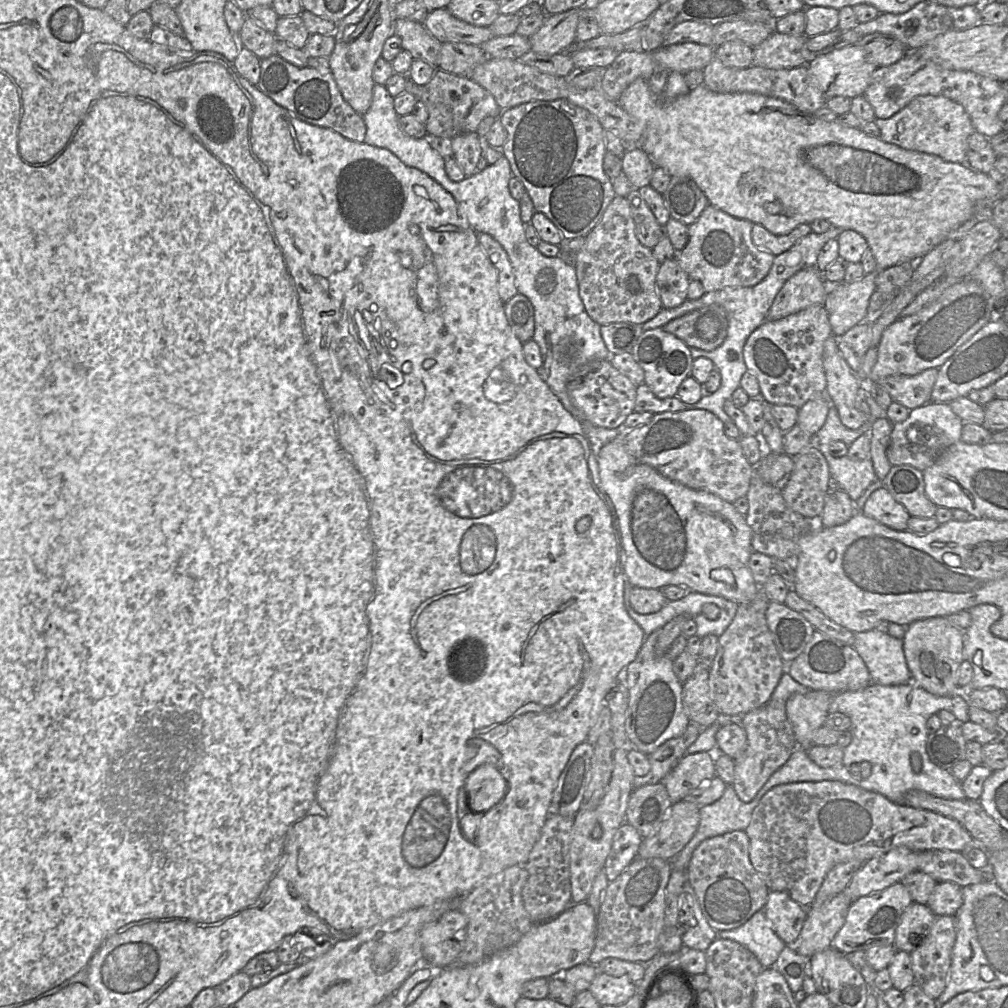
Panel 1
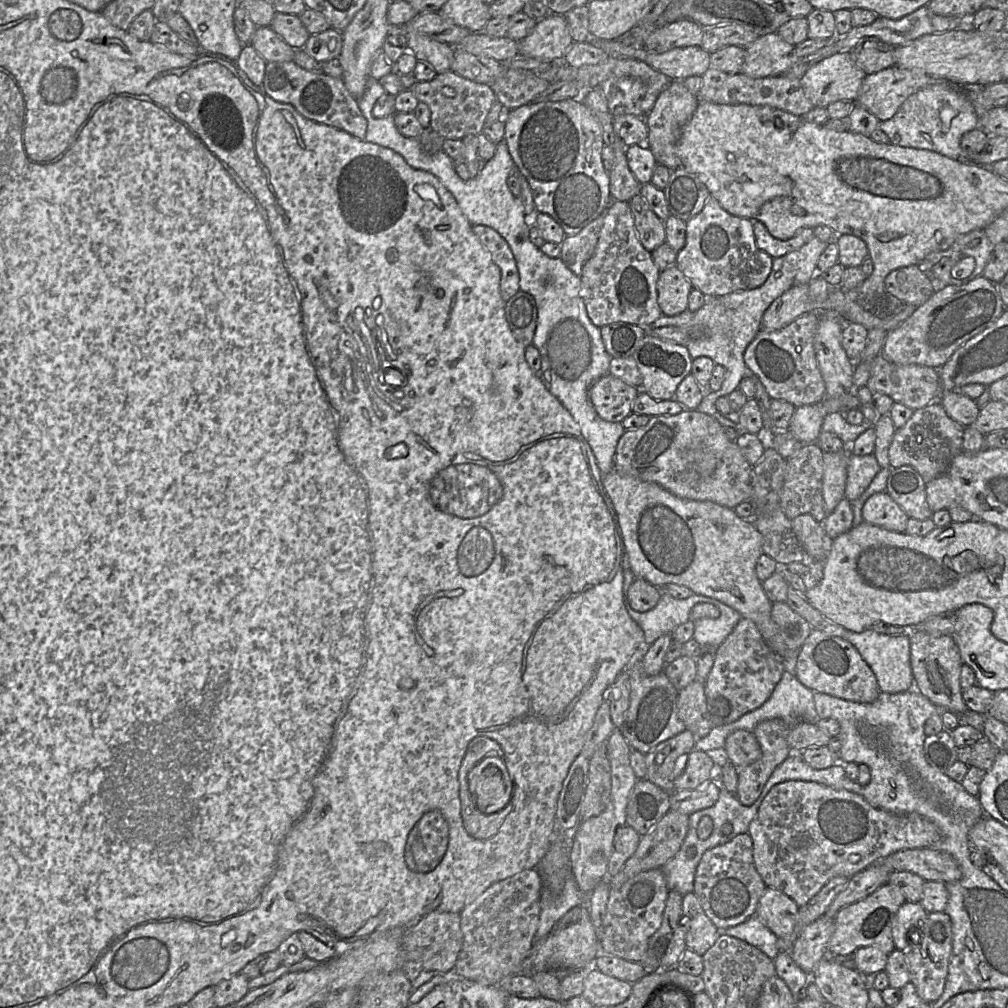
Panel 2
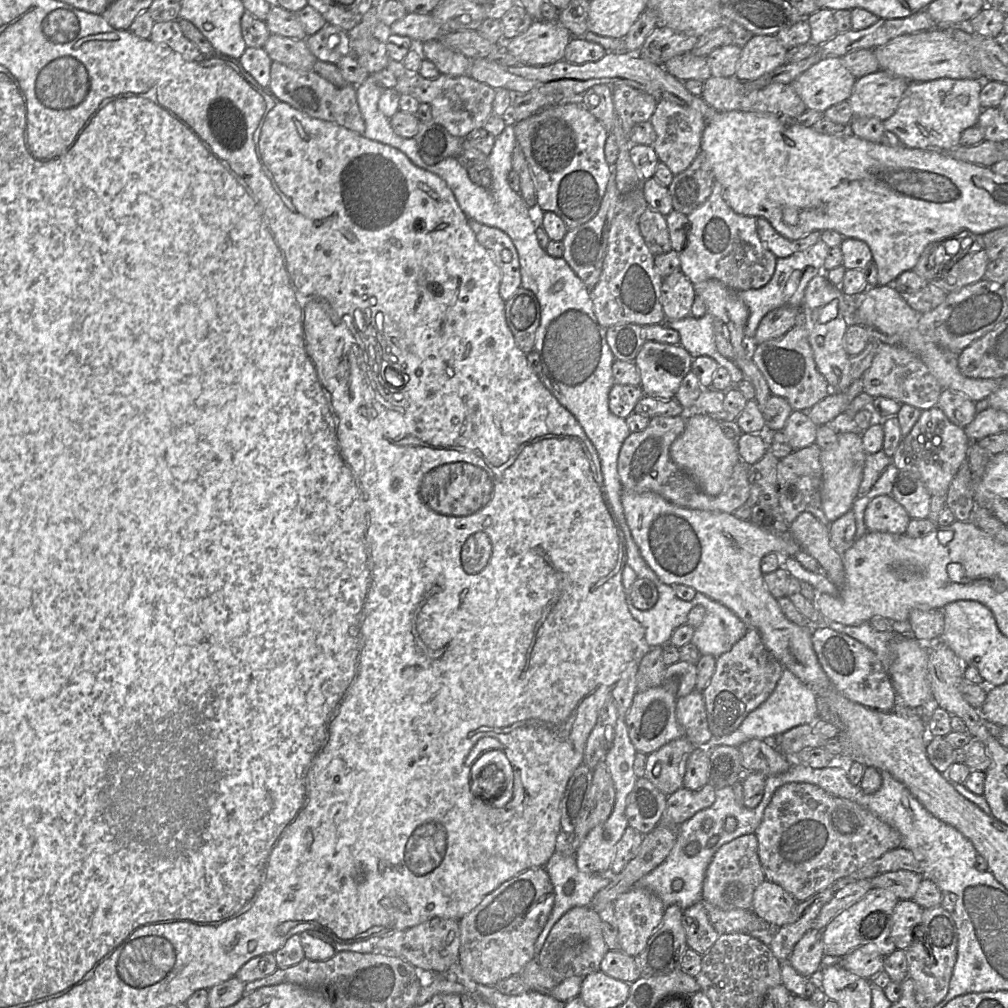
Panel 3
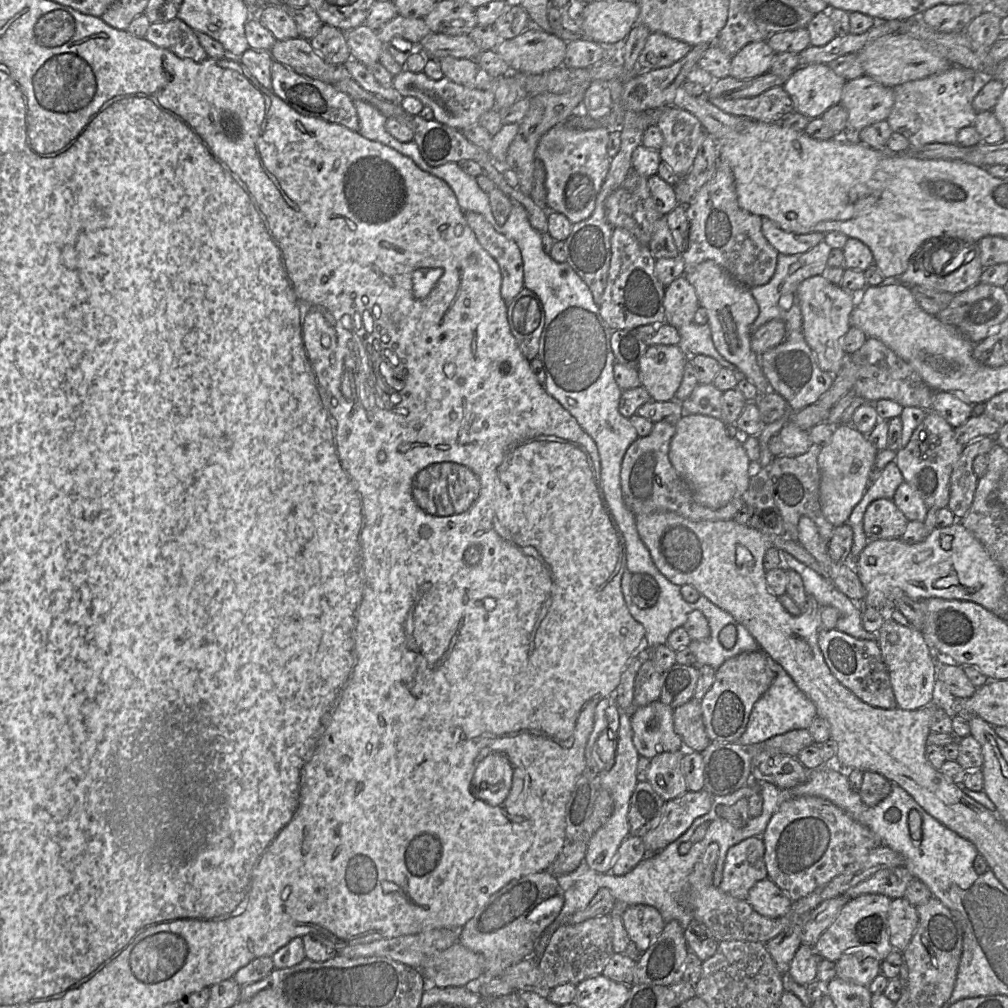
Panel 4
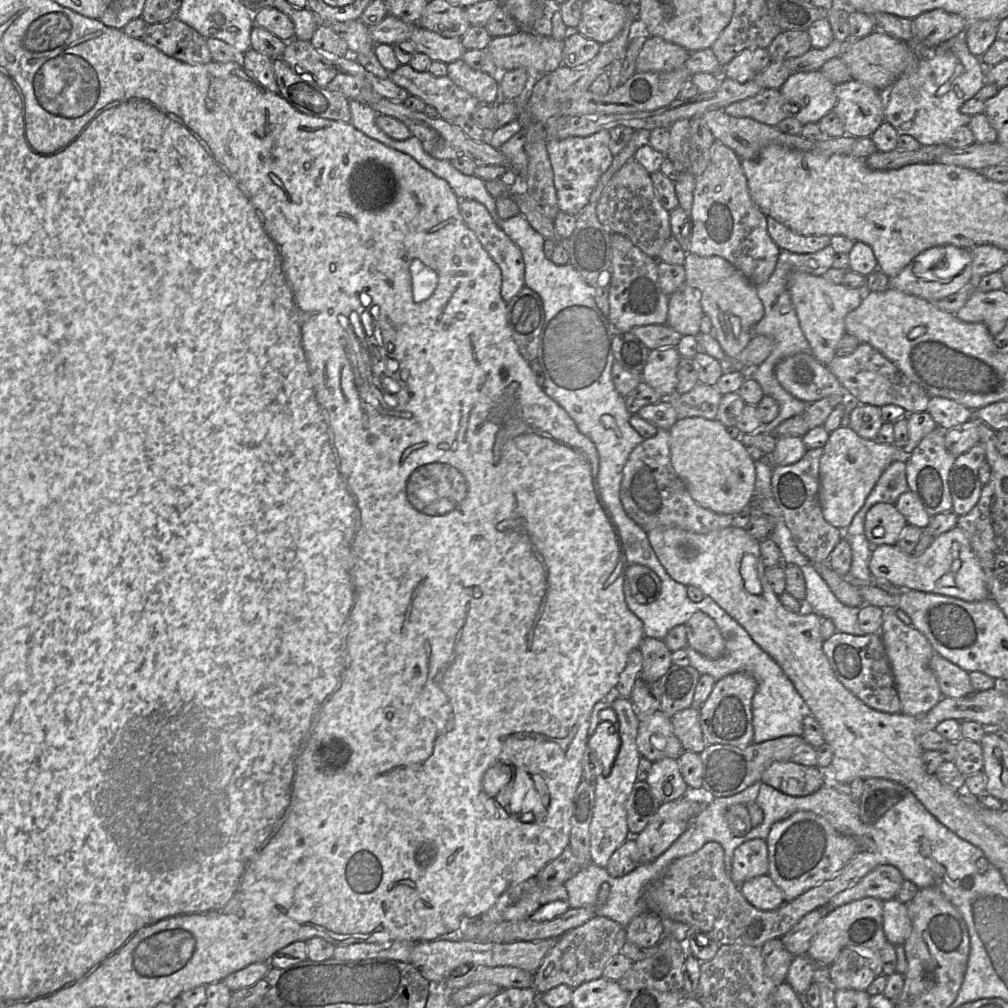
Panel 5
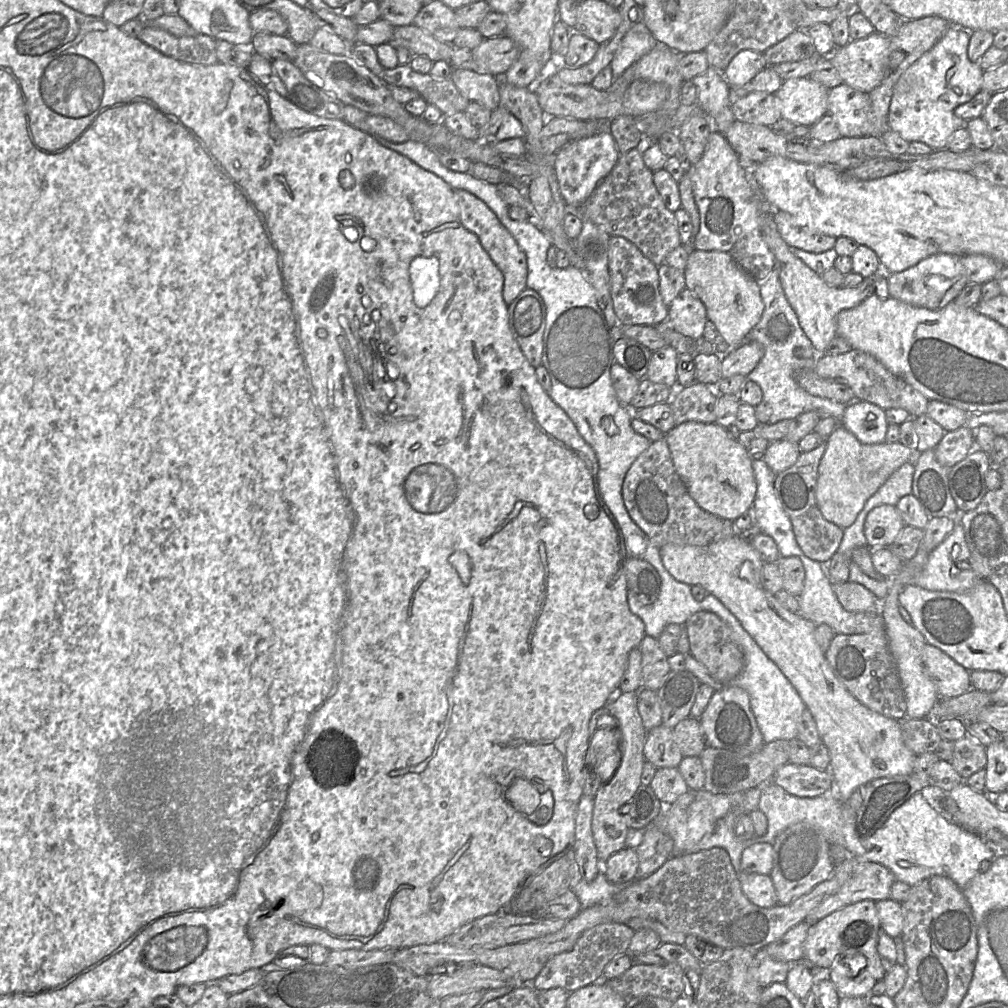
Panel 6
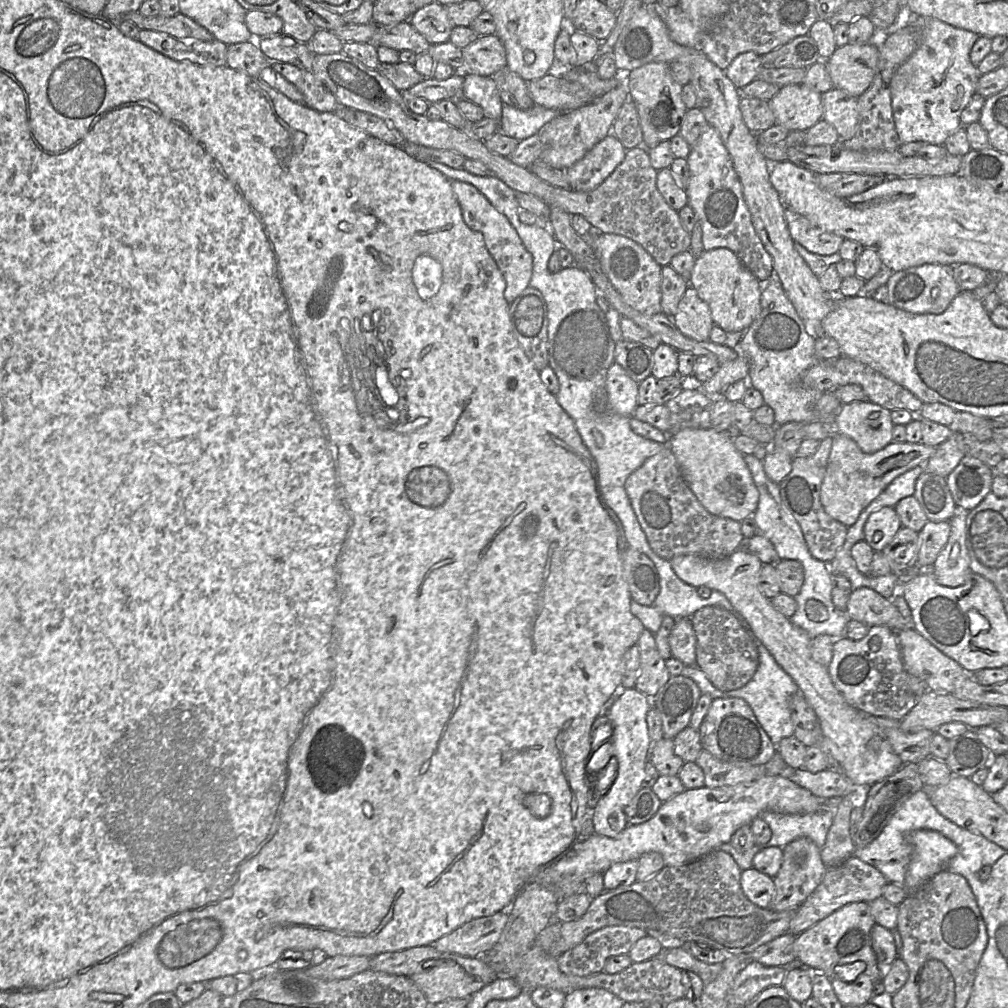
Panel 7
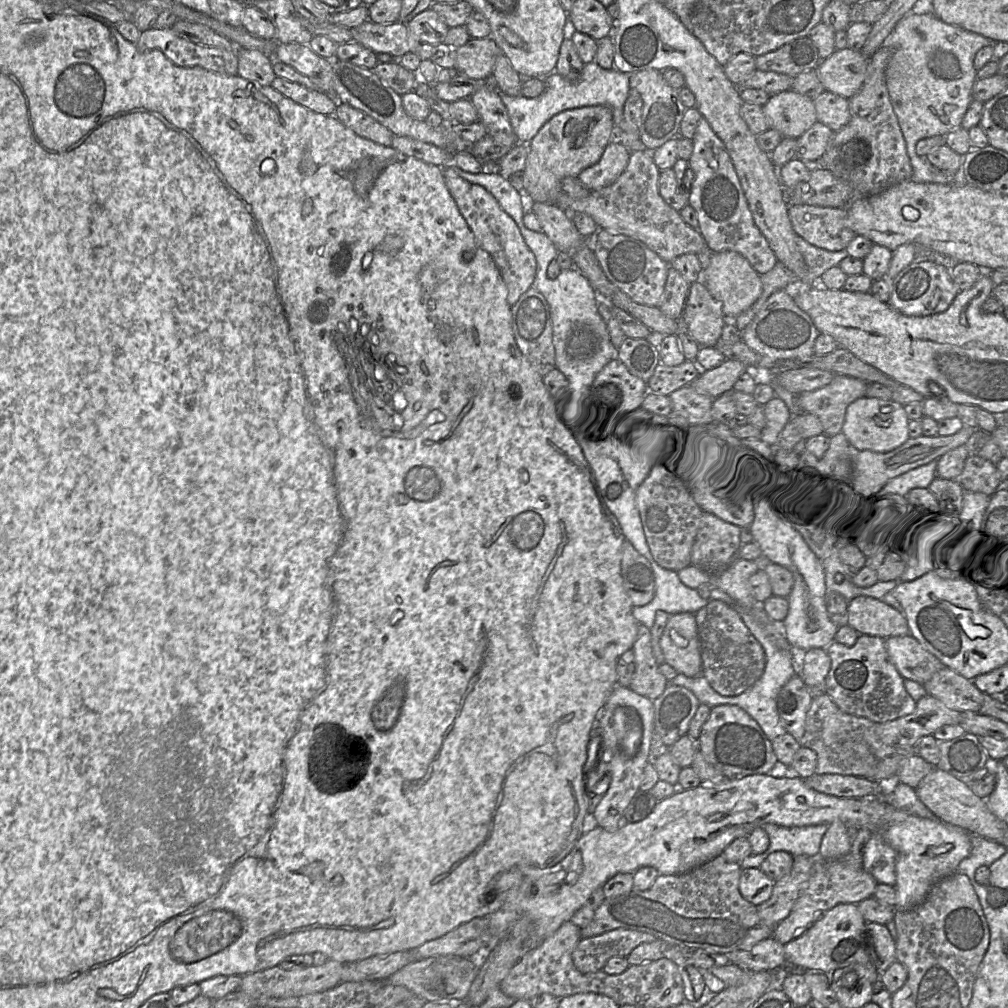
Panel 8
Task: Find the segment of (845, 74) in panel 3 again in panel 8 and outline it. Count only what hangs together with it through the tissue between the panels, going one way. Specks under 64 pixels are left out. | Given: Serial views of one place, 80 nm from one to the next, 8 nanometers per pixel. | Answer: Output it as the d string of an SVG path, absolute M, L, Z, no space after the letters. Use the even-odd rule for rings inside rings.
M792 89L770 96L762 107L770 128L777 130L783 137L797 139L817 122L814 99Z

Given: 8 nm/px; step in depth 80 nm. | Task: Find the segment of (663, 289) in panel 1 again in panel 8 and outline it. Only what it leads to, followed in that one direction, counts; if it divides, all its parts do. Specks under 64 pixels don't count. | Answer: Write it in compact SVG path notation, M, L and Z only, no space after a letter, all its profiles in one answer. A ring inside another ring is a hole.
M699 281L690 284L681 317L687 326L689 334L700 348L715 346L723 327L730 321L723 314L722 303L714 299L707 288Z

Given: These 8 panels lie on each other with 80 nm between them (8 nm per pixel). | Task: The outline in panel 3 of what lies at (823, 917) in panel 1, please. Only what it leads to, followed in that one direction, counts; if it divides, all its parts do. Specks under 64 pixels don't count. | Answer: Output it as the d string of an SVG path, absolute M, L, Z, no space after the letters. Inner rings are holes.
M811 928L794 946L788 960L791 966L802 976L809 978L820 969L824 949L821 932Z

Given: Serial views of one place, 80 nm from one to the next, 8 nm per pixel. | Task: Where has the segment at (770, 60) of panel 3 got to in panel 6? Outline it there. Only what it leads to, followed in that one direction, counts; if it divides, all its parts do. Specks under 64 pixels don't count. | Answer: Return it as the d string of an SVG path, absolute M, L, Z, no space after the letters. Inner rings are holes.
M742 50L730 61L723 76L732 88L742 88L765 67L767 63L763 53Z

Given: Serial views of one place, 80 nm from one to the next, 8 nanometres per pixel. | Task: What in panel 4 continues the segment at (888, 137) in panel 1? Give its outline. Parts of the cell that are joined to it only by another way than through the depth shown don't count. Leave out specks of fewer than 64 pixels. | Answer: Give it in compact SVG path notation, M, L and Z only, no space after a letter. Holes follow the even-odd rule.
M952 65L943 72L897 85L893 88L894 105L886 121L893 132L909 140L911 147L921 147L932 143L955 144L959 130L974 123L978 112L974 110L972 102L986 79L981 72Z

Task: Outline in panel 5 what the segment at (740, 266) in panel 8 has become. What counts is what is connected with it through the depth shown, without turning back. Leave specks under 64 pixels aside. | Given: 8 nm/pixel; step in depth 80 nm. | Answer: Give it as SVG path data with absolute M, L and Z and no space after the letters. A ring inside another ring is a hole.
M688 252L683 266L685 283L699 290L703 312L711 319L712 335L728 359L736 359L750 341L753 326L764 315L764 307L757 294L757 286L720 256L703 257Z

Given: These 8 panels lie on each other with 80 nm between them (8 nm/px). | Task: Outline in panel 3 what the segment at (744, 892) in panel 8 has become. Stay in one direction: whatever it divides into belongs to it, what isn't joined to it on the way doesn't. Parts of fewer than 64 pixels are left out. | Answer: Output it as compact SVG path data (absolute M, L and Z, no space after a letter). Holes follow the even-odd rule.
M765 880L753 893L752 910L770 926L779 928L792 920L796 904L781 886Z

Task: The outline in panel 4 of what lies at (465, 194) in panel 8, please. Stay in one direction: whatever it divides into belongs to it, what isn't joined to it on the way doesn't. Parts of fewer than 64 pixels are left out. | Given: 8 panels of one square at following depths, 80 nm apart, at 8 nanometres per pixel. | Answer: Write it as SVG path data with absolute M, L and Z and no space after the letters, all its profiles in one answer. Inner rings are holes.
M465 212L465 219L480 245L498 263L502 275L500 293L510 303L524 288L523 260L519 247L475 212Z

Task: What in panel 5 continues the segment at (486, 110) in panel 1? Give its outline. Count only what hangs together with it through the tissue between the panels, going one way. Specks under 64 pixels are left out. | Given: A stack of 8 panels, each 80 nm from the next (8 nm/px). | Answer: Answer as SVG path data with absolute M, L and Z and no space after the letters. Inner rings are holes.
M409 64L401 65L389 73L388 78L404 88L411 96L422 99L434 107L439 116L452 121L459 116L472 117L481 102L457 86L447 75L437 77L428 71L419 72Z

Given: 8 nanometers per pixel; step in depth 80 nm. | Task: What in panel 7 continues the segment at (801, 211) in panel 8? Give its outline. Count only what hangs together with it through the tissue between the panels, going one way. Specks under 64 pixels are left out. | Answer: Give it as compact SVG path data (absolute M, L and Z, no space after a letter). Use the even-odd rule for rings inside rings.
M786 208L784 217L794 242L809 252L831 255L839 251L844 238L814 226L806 217Z

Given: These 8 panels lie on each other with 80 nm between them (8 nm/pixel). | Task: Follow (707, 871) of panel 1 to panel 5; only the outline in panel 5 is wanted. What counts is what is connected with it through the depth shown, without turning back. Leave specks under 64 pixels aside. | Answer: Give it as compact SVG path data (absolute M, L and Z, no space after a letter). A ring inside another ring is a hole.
M766 840L746 841L734 850L730 877L741 885L752 878L766 875L769 871L768 847Z

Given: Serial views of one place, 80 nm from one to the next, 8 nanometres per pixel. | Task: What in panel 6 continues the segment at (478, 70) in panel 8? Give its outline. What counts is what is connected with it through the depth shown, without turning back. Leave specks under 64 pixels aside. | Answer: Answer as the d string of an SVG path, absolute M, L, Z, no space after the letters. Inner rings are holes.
M507 35L484 38L479 46L471 50L480 68L479 74L491 74L500 78L518 59L520 50Z

